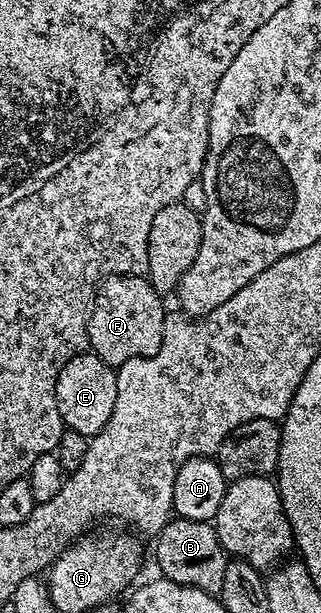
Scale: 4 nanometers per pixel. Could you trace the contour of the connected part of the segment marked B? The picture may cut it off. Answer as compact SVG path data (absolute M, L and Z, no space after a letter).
M177 517L162 527L161 532L156 534L155 541L157 541L157 565L161 568L160 576L164 580L195 587L204 593L220 594L223 587L223 571L227 571L227 563L230 558L227 556L225 548L219 543L216 524Z

